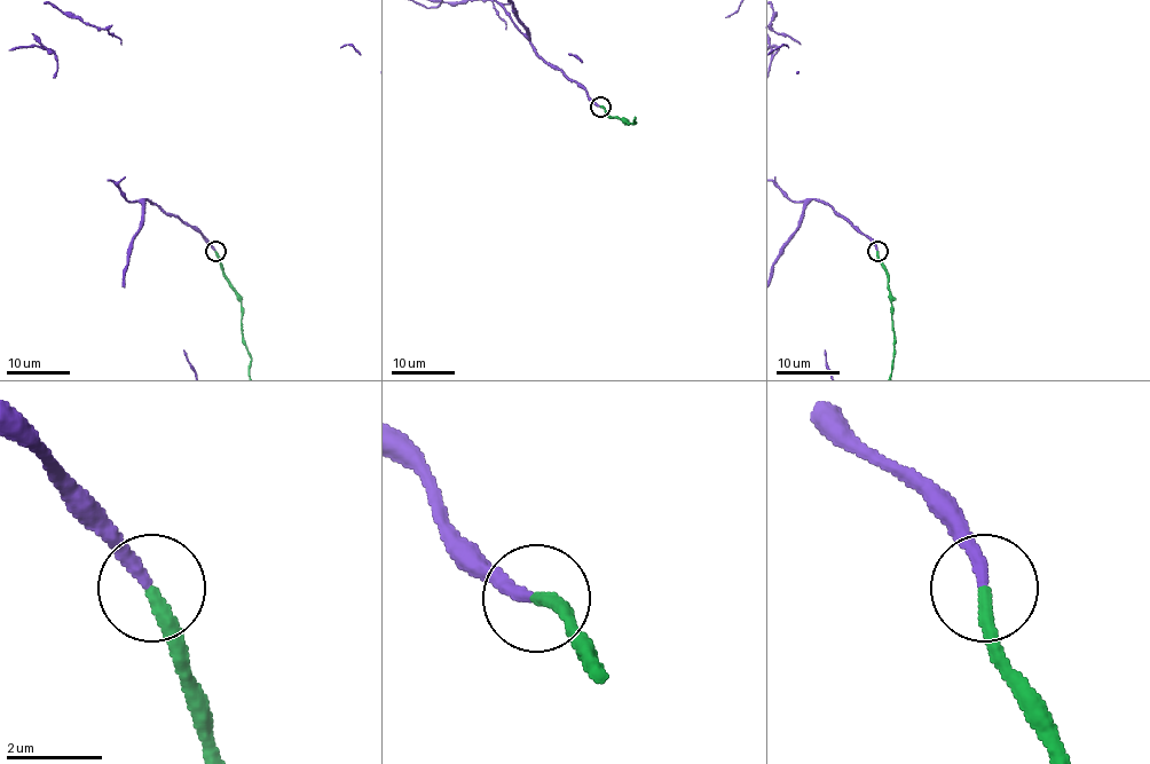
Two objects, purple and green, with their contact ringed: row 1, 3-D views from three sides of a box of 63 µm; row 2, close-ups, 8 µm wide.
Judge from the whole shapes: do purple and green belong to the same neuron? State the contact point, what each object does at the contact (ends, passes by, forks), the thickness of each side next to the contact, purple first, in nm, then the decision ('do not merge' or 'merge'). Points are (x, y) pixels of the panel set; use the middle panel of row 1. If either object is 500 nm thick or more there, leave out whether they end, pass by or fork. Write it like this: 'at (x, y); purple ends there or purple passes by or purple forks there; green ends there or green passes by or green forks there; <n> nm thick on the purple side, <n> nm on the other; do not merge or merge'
at (600, 107); purple ends there; green ends there; 280 nm thick on the purple side, 280 nm on the other; merge

